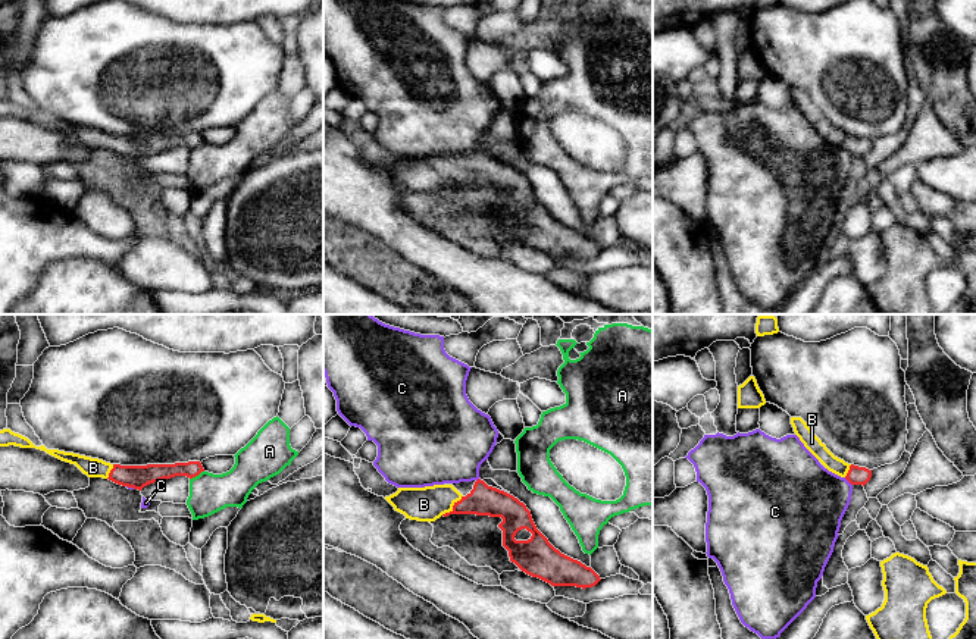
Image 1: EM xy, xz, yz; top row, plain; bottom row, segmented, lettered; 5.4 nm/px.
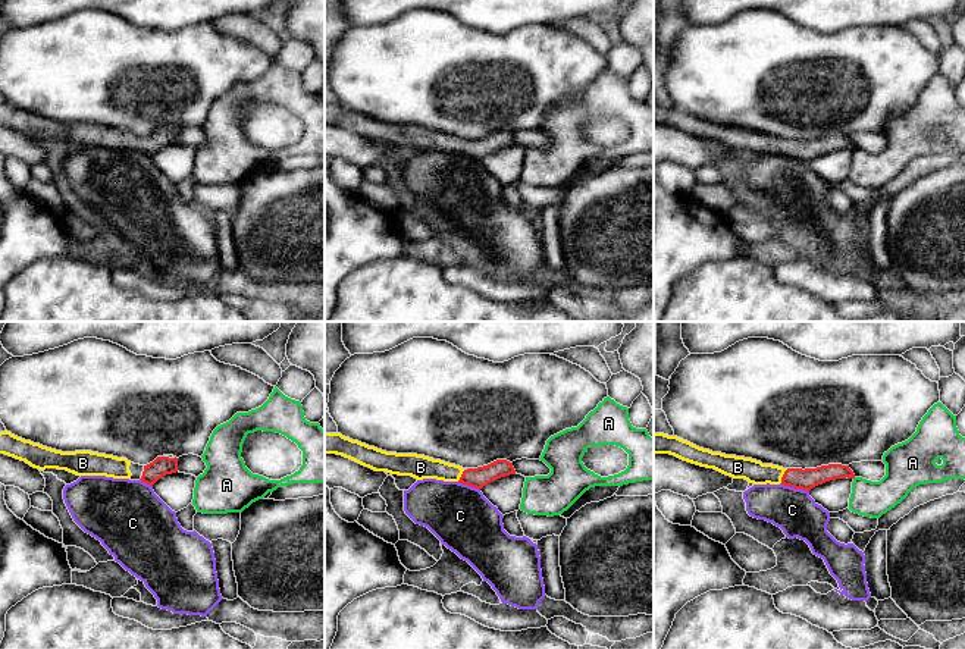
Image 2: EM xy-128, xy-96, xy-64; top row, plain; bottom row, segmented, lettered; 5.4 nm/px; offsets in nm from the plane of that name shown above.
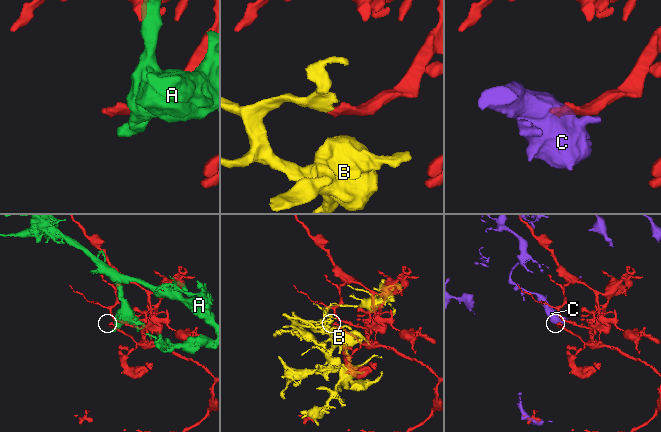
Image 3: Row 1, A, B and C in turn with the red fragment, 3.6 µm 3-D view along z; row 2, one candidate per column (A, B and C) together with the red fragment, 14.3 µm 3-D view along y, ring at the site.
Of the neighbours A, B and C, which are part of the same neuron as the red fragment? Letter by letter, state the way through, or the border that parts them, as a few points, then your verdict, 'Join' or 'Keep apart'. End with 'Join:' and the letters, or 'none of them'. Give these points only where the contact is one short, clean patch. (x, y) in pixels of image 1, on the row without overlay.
A: Keep apart
B: Path across: xz (484, 171), (453, 178), (424, 175). Join
C: Keep apart
Join: B

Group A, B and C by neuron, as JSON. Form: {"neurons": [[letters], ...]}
{"neurons": [["A"], ["B"], ["C"]]}

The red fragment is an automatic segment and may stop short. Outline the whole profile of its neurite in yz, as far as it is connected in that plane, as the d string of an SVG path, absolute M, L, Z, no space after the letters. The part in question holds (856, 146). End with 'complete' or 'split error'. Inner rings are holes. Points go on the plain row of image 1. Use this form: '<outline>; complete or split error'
M791 88L795 106L804 118L832 144L845 148L851 156L866 156L872 148L872 141L848 135L835 128L826 116L811 103L801 88Z; split error

